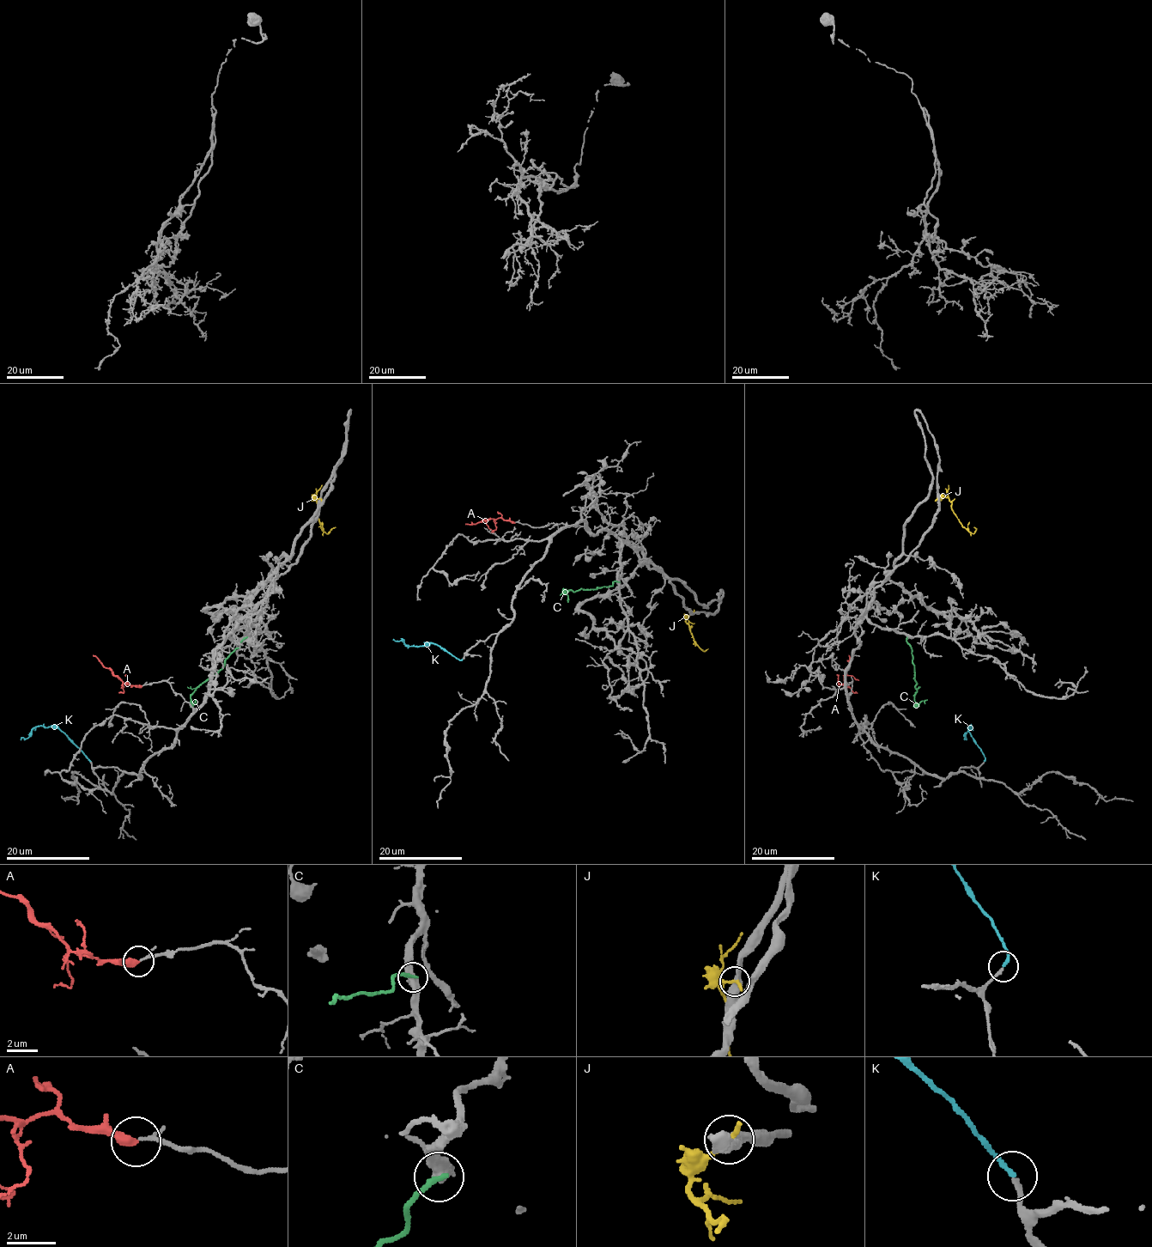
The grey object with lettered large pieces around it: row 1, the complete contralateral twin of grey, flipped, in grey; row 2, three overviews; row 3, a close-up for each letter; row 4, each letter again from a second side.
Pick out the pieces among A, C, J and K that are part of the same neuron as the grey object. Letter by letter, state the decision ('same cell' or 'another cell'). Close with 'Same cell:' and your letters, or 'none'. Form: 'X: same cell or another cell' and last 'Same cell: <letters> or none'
A: same cell
C: another cell
J: another cell
K: same cell
Same cell: A, K

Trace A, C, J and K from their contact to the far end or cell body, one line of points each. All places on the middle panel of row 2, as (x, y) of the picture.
A: (514, 523), (498, 518), (465, 524)
C: (618, 582), (594, 589), (562, 589), (567, 602)
J: (692, 612), (686, 622), (691, 626), (693, 639), (703, 651), (707, 649)
K: (463, 659), (458, 659), (430, 642), (409, 646), (403, 641), (392, 640)

